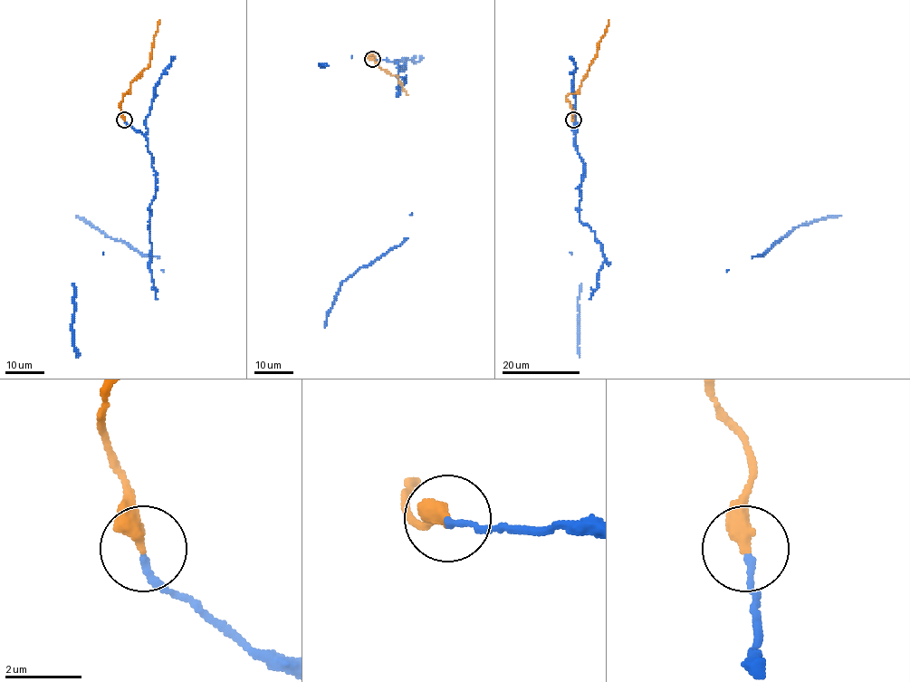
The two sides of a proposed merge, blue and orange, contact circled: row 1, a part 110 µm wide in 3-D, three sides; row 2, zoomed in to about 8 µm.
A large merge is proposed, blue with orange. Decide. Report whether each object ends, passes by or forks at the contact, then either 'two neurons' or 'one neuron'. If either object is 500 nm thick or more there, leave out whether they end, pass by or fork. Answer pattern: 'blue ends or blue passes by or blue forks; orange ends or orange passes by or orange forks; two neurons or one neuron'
blue ends; orange ends; one neuron

